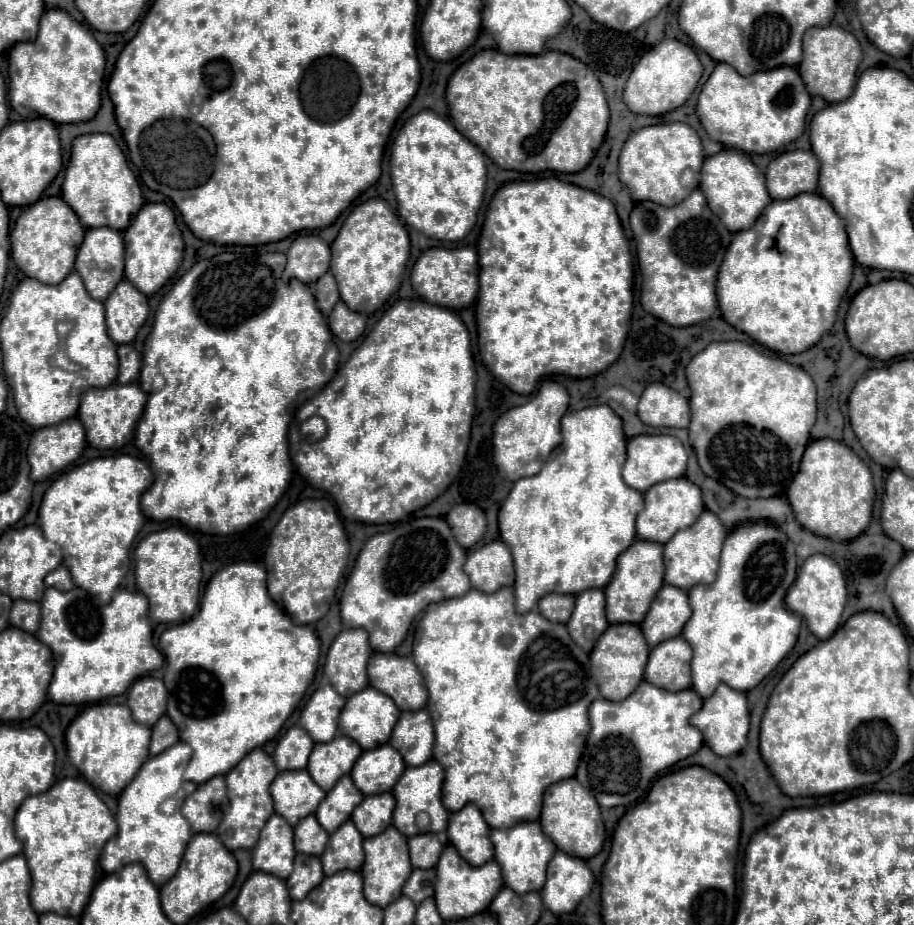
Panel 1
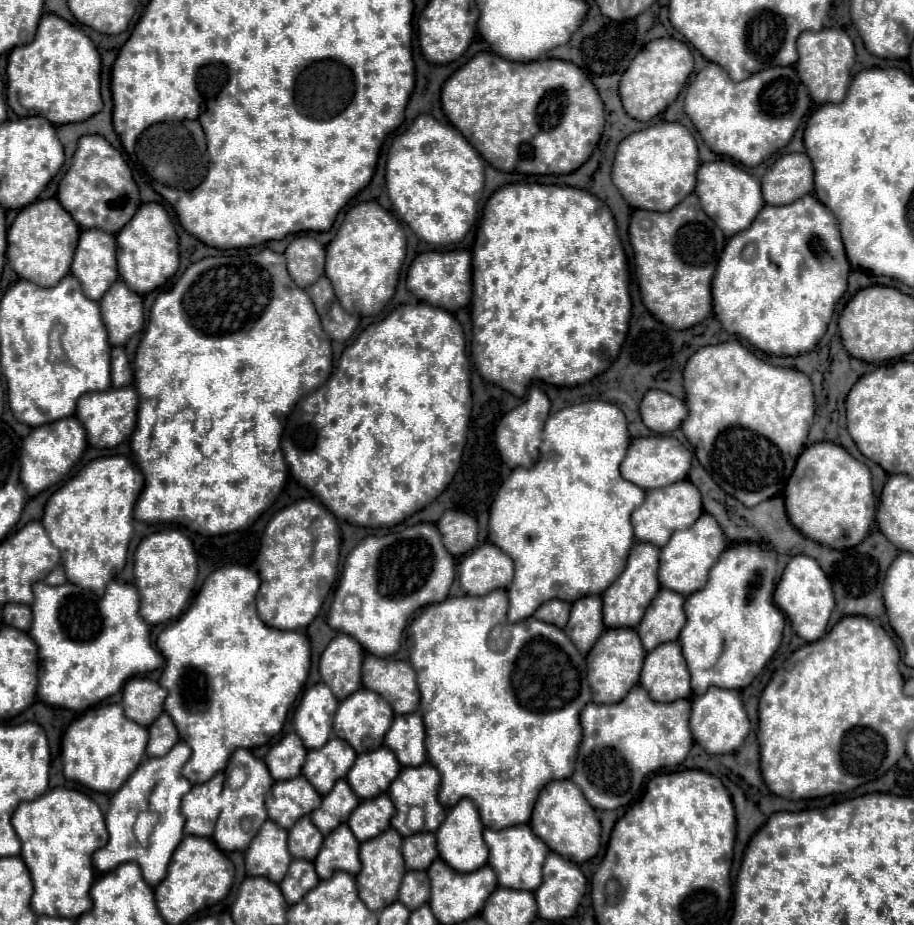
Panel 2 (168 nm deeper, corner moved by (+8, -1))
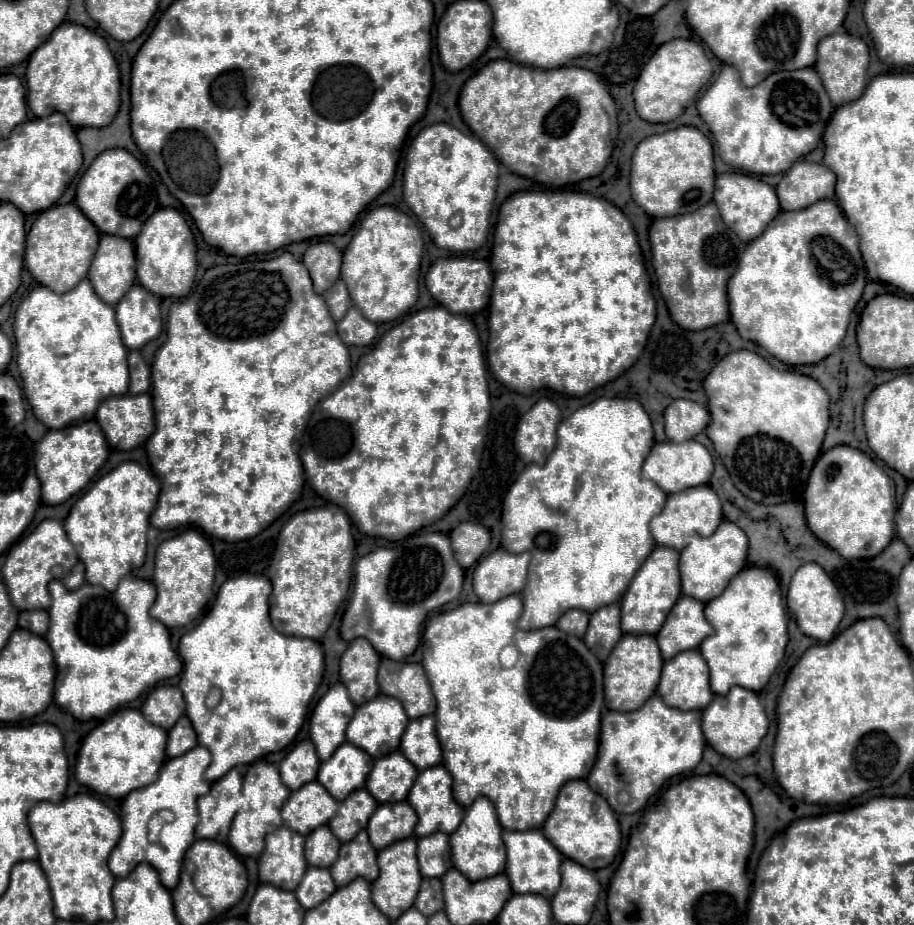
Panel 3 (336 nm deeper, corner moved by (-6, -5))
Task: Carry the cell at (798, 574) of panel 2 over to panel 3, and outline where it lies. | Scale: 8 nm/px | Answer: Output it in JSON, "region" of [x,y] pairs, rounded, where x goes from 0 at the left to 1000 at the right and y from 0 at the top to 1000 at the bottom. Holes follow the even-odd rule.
{"region":[[[891,608],[877,610],[869,618],[869,623],[864,627],[864,636],[862,636],[860,651],[862,651],[862,659],[871,668],[873,679],[882,688],[893,690],[897,694],[906,694],[906,692],[912,690],[915,679],[917,679],[917,675],[919,675],[921,666],[923,666],[923,651],[921,651],[921,644],[919,644],[917,636],[908,627],[908,623],[899,616],[899,612],[895,612]]]}

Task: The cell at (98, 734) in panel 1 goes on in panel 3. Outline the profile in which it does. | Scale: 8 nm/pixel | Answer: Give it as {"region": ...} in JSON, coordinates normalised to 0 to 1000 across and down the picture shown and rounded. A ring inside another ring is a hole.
{"region":[[[138,765],[129,768],[107,783],[98,794],[95,794],[90,801],[90,809],[85,815],[85,826],[83,826],[83,841],[88,848],[105,854],[107,858],[120,861],[120,863],[136,863],[144,854],[153,850],[162,850],[162,845],[171,845],[175,828],[182,822],[182,798],[184,791],[166,781],[162,781],[151,768]]]}

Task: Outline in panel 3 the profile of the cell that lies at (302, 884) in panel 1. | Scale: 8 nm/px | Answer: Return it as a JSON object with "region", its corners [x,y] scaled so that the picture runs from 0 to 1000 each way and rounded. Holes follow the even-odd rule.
{"region":[[[337,938],[328,958],[324,960],[324,971],[333,982],[346,982],[350,975],[354,975],[363,964],[368,962],[368,956],[361,947],[359,938]]]}

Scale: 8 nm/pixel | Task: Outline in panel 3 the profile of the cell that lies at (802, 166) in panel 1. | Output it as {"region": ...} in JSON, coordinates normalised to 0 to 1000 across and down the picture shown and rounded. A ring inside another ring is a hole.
{"region":[[[871,175],[853,195],[849,208],[856,227],[877,227],[895,216],[912,216],[915,188],[902,177]]]}

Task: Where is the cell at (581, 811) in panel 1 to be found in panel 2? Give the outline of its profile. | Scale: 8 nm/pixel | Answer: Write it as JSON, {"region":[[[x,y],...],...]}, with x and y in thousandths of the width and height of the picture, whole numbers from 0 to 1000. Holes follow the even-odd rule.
{"region":[[[626,843],[600,845],[589,861],[589,867],[582,878],[580,893],[584,902],[589,902],[604,921],[624,928],[630,934],[637,934],[654,923],[656,917],[656,889],[652,884],[652,876],[641,867],[639,858],[628,850]]]}

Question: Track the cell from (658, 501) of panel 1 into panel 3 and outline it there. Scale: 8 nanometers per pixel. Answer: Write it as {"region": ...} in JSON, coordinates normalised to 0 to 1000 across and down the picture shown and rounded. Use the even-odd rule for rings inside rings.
{"region":[[[761,525],[731,536],[726,551],[713,560],[711,575],[722,590],[733,590],[737,595],[746,595],[759,577],[777,579],[790,564],[790,543],[786,534],[777,525]]]}

